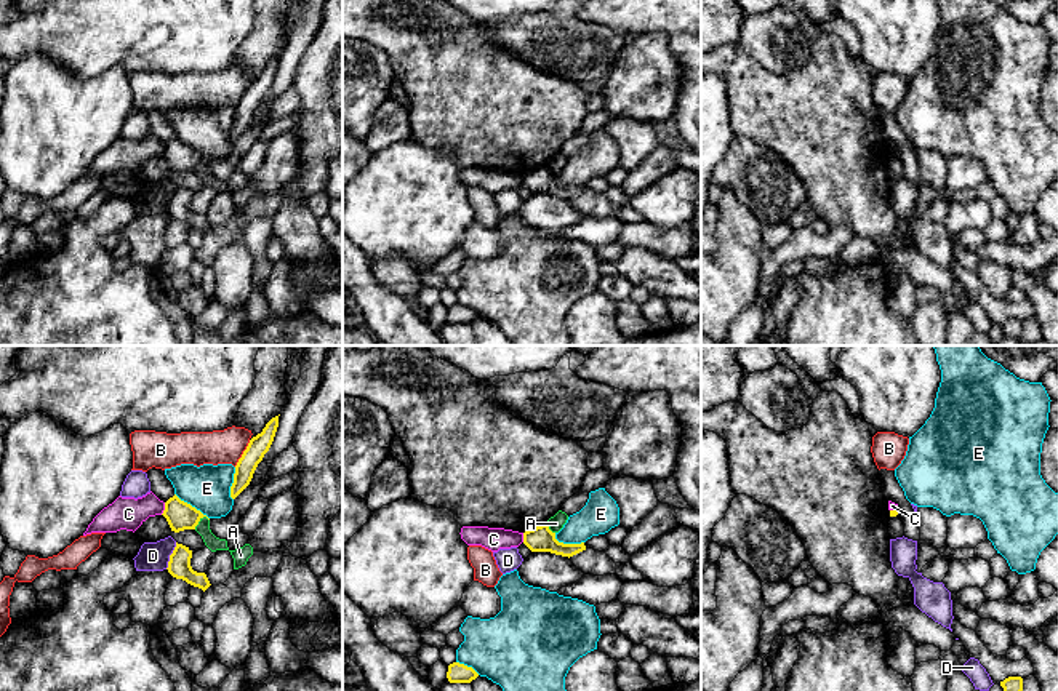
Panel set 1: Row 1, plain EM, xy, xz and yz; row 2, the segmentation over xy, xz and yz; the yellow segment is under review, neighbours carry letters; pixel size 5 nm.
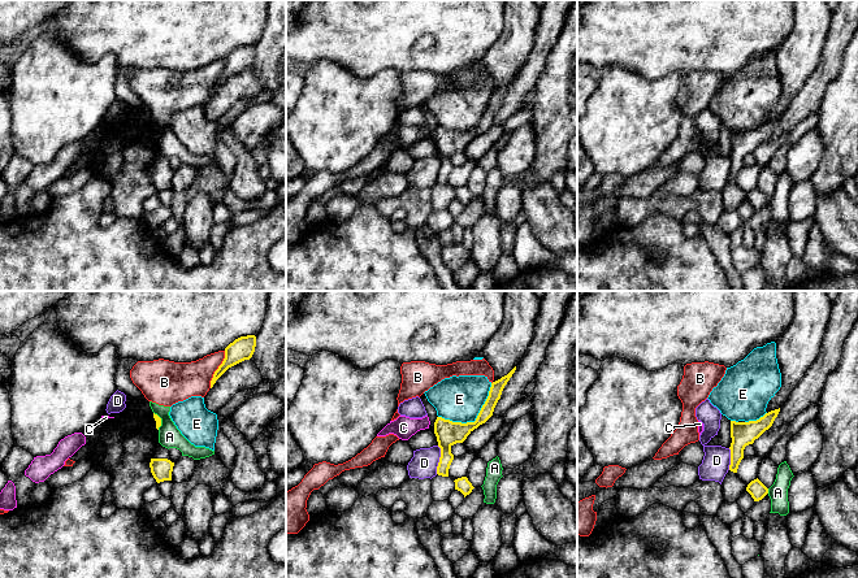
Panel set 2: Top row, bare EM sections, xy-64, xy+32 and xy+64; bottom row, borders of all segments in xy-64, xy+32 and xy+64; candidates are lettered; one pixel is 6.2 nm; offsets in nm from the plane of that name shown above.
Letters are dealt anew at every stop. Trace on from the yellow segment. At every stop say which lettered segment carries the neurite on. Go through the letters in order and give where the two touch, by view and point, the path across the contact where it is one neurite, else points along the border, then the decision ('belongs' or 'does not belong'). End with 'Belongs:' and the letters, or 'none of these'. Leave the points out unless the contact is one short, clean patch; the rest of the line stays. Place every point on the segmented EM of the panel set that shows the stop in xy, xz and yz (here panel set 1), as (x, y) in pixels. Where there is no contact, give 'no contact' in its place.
A: meets yellow in xy at (199, 520); does not belong
B: meets yellow in xy at (244, 453); does not belong
C: meets yellow in xy at (165, 509); border along xy (165, 503), (165, 509), (160, 514); does not belong
D: meets yellow in xy at (170, 555); border along xy (176, 543), (165, 568); does not belong
E: meets yellow in xy at (191, 506); does not belong
Belongs: none of these

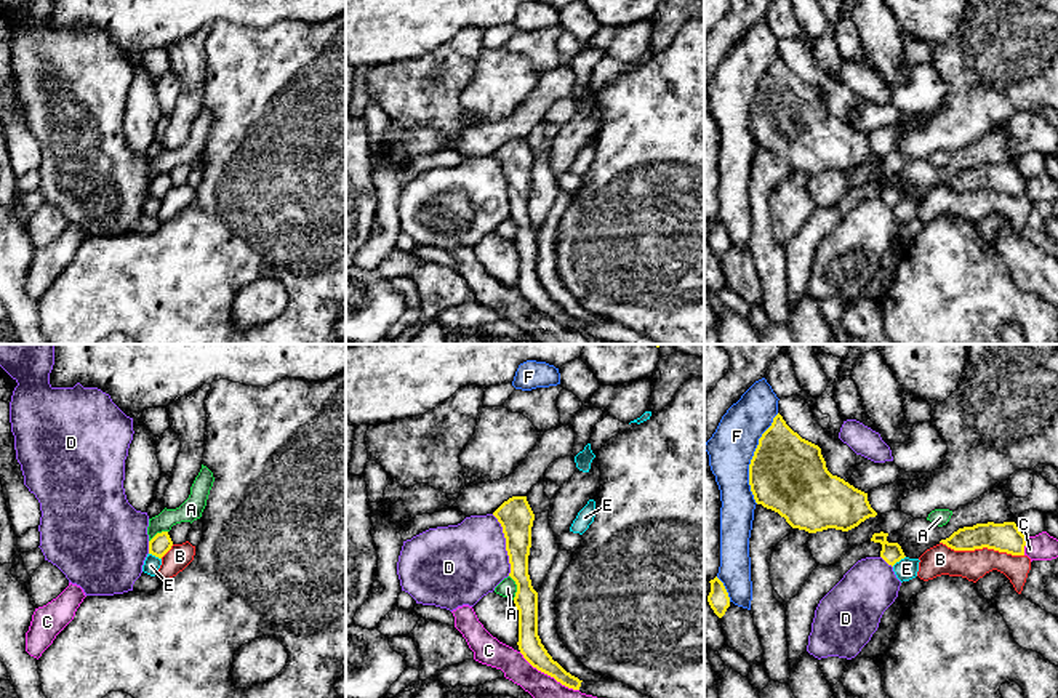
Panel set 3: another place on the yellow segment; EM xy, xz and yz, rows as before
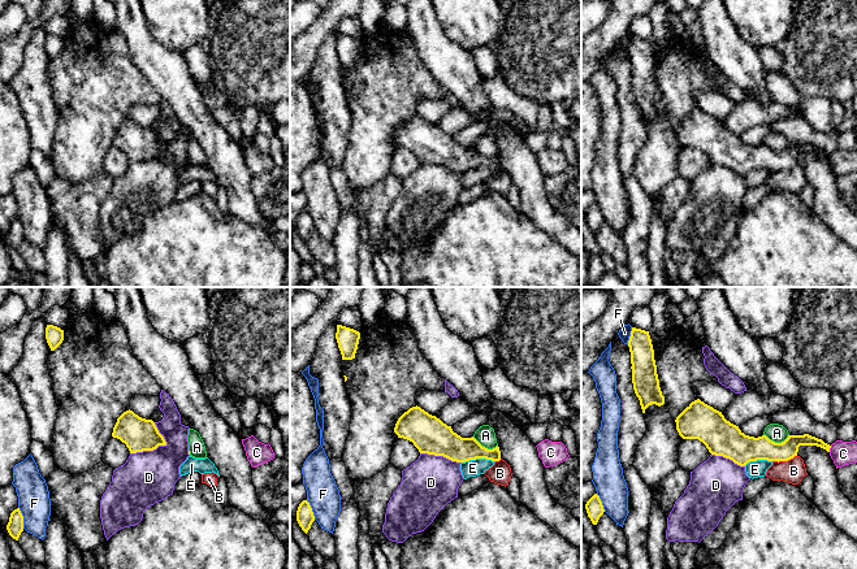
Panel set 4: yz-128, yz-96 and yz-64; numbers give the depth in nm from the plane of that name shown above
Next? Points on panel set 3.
A: meets yellow in xz at (517, 588); border along xz (509, 575), (516, 585), (514, 599); does not belong
B: meets yellow in yz at (981, 548); does not belong
C: meets yellow in xz at (549, 674); does not belong
D: meets yellow in xz at (506, 545); border along xz (492, 514), (501, 527), (509, 575); does not belong
E: meets yellow in yz at (898, 561); border along yz (905, 556), (892, 565); does not belong
F: meets yellow in yz at (753, 458); does not belong
Belongs: none of these

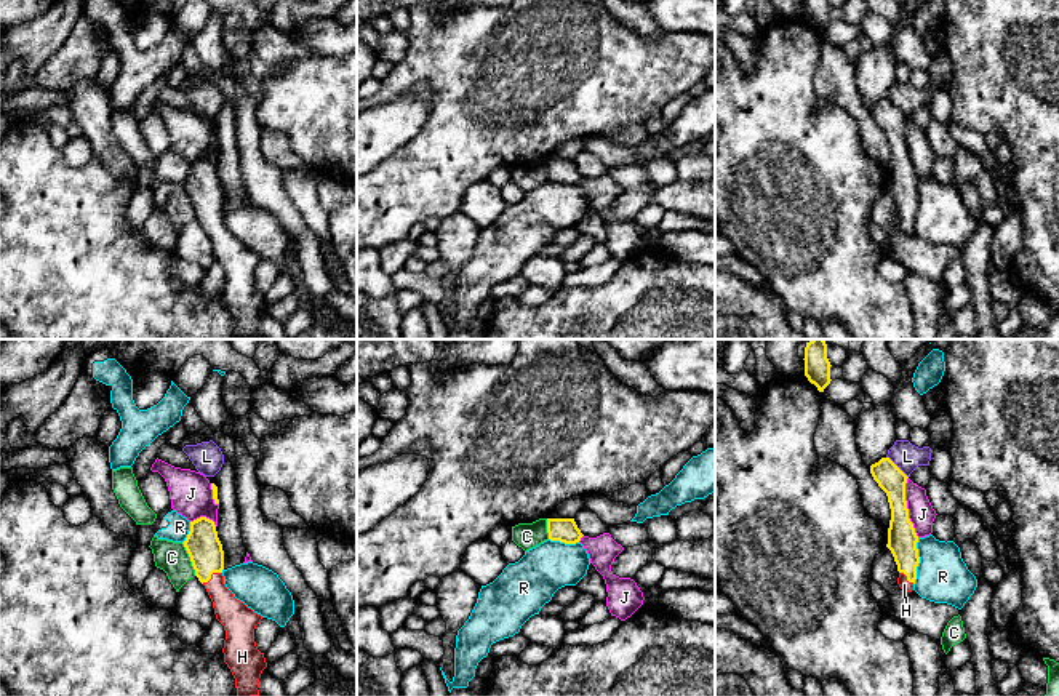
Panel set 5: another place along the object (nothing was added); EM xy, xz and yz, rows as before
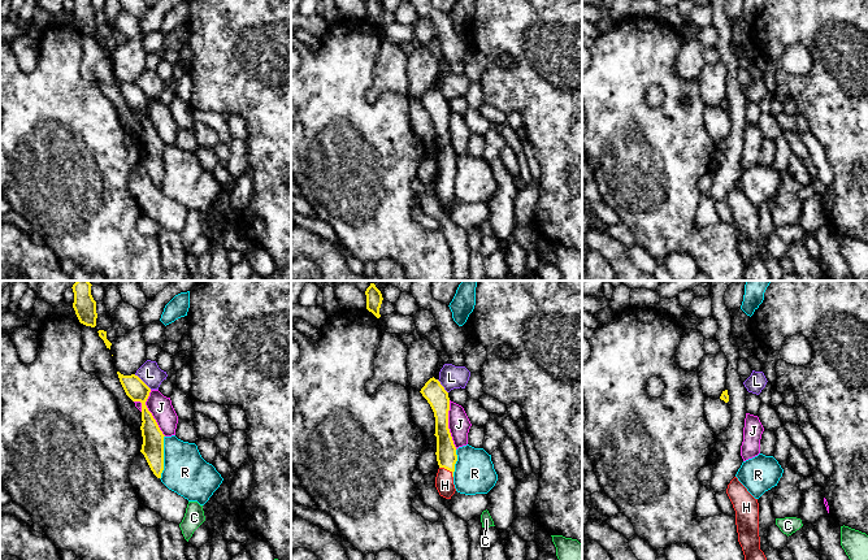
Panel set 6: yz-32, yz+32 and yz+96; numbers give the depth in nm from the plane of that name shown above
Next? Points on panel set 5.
C: meets yellow in xy at (191, 559); border along xy (181, 543), (195, 575); does not belong
H: meets yellow in xy at (210, 576); runs through xy (202, 543), (210, 576), (226, 607), (235, 616); belongs
J: meets yellow in yz at (906, 508); does not belong
L: meets yellow in yz at (898, 468); border along yz (887, 456), (907, 477); does not belong
R: meets yellow in yz at (919, 562); border along yz (919, 538), (917, 578), (914, 584); does not belong
Belongs: H

